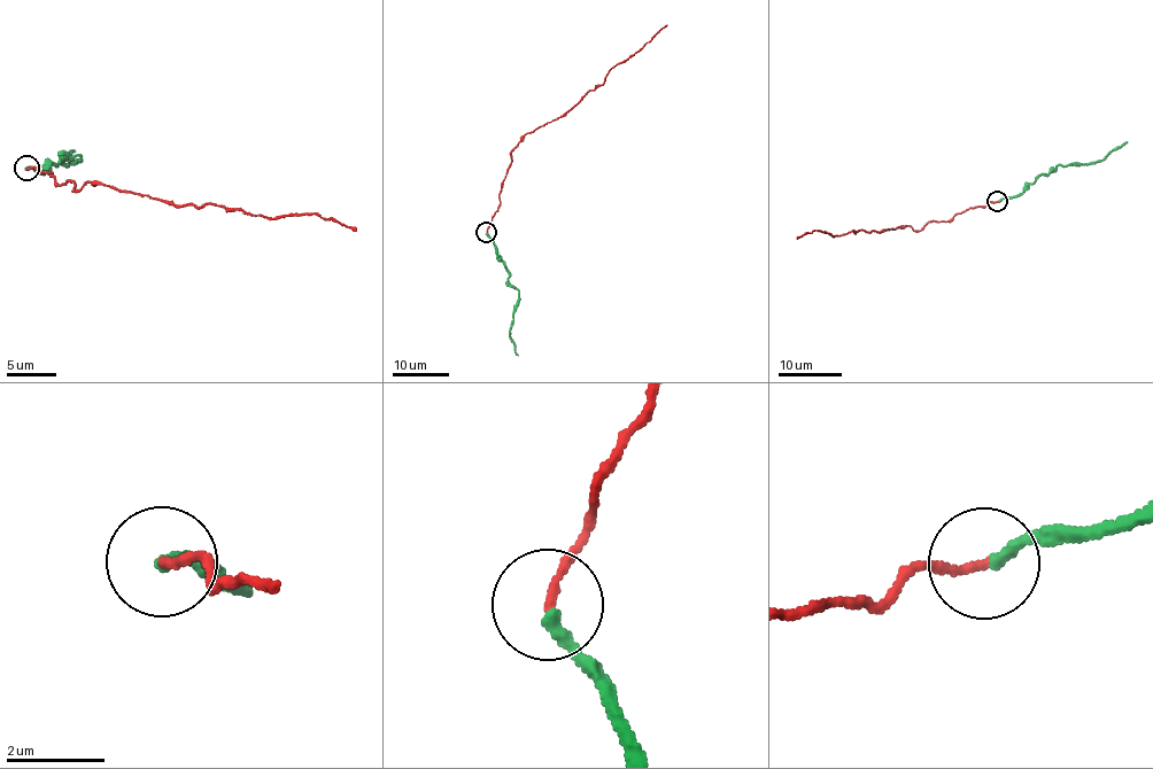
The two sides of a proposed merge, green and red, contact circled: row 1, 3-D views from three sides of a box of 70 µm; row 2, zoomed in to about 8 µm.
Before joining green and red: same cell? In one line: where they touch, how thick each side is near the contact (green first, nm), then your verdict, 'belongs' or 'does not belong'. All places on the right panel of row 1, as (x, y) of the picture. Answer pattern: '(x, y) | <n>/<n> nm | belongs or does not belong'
(997, 201) | 240/170 nm | does not belong

